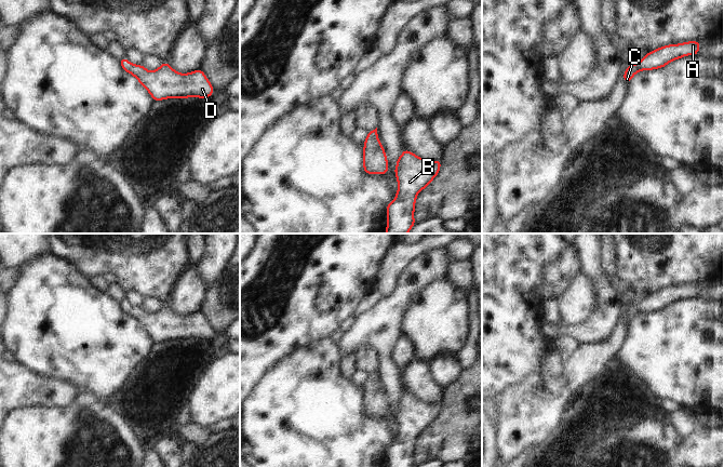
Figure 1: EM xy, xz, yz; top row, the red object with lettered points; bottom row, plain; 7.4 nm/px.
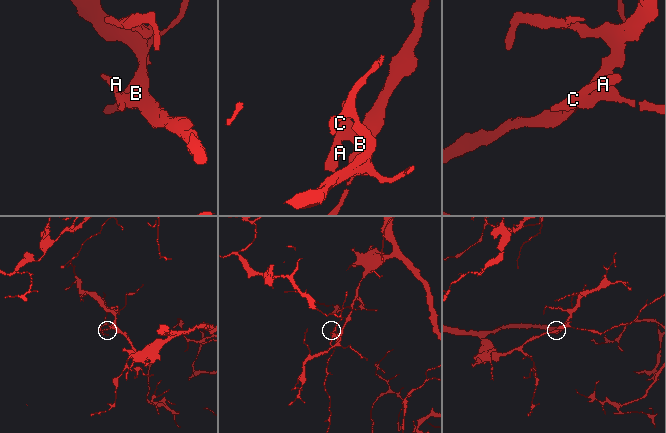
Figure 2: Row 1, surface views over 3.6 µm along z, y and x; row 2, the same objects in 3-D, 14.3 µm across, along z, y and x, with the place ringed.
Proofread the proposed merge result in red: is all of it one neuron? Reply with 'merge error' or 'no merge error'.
no merge error

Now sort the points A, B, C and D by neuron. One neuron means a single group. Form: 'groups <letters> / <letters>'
groups A B C D

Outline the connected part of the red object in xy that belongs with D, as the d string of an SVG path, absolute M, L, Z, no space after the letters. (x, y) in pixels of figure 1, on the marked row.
M125 57L120 62L121 67L133 75L149 92L153 101L166 98L210 97L214 89L202 69L189 74L175 71L166 62L156 70L148 71L143 65L134 65Z

